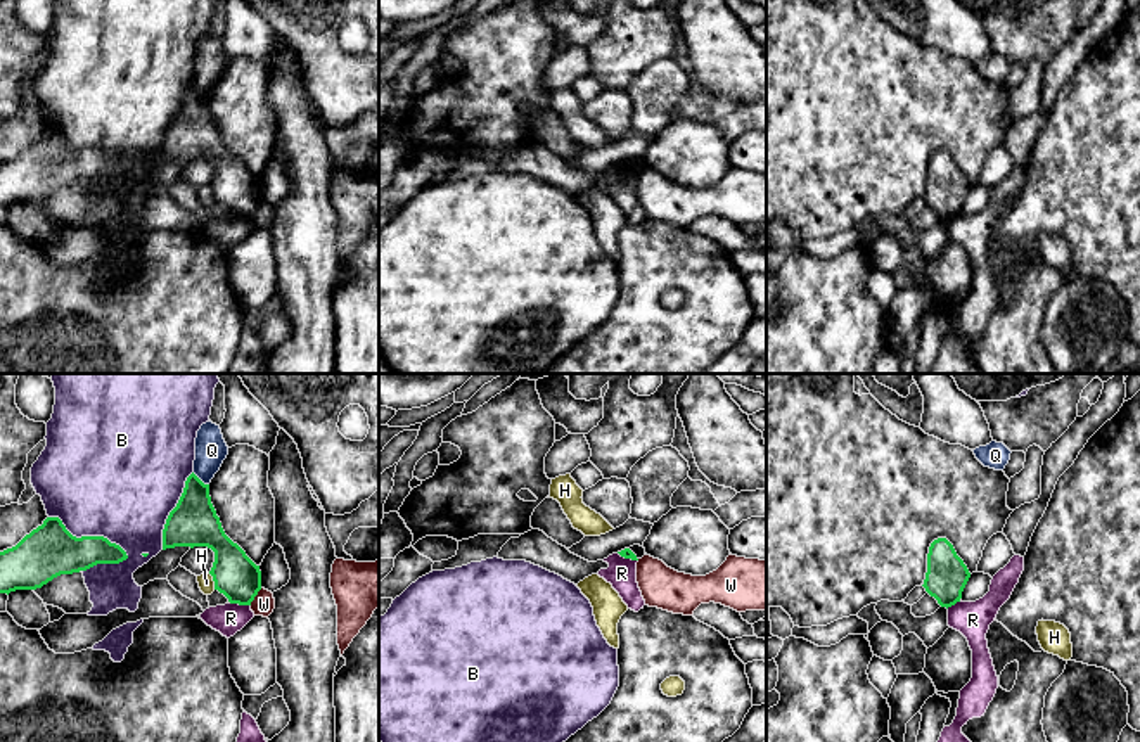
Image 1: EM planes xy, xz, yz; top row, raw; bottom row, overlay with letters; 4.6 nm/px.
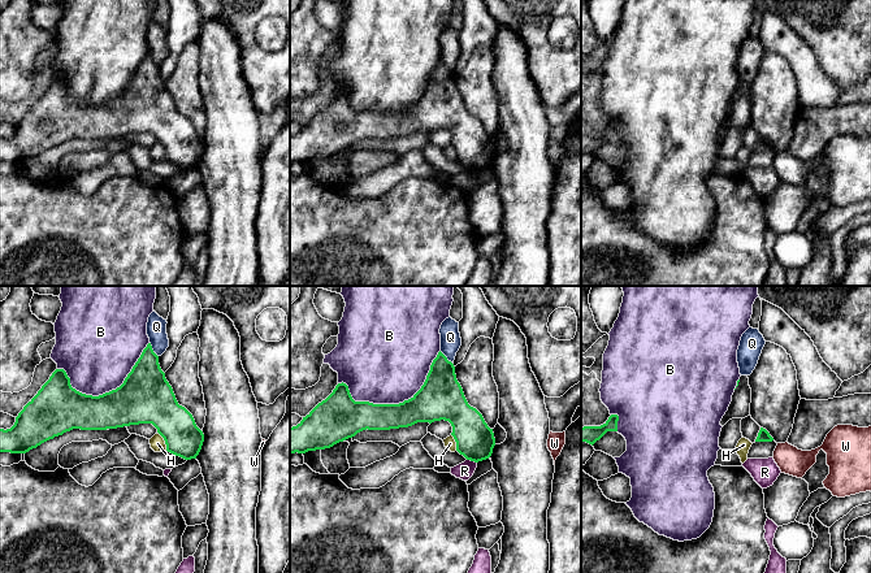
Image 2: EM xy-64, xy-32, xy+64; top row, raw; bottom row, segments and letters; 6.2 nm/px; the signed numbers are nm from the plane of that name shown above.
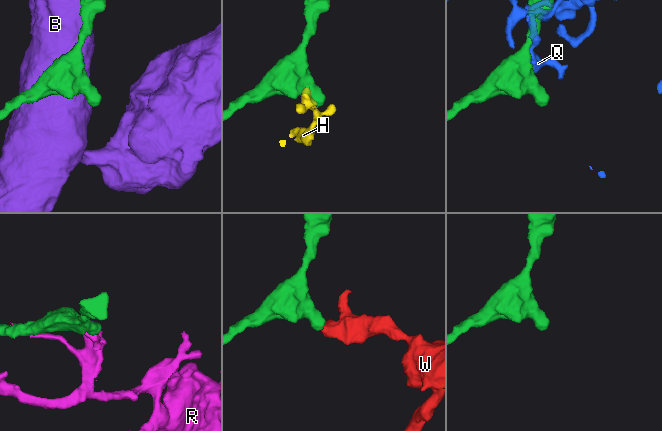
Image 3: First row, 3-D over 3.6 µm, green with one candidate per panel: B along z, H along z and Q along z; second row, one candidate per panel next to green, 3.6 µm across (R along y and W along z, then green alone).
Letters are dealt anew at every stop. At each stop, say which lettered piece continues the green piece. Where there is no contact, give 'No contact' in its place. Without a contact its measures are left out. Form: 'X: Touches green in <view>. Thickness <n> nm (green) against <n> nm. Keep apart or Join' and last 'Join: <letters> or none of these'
B: Touches green in xy. Thickness 240 nm (green) against 480 nm. Keep apart
H: Touches green in xy. Thickness 200 nm (green) against 70 nm. Keep apart
Q: Touches green in xy. Thickness 220 nm (green) against 150 nm. Keep apart
R: Touches green in xy. Thickness 200 nm (green) against 140 nm. Keep apart
W: Touches green in xy. Thickness 200 nm (green) against 110 nm. Keep apart
Join: none of these

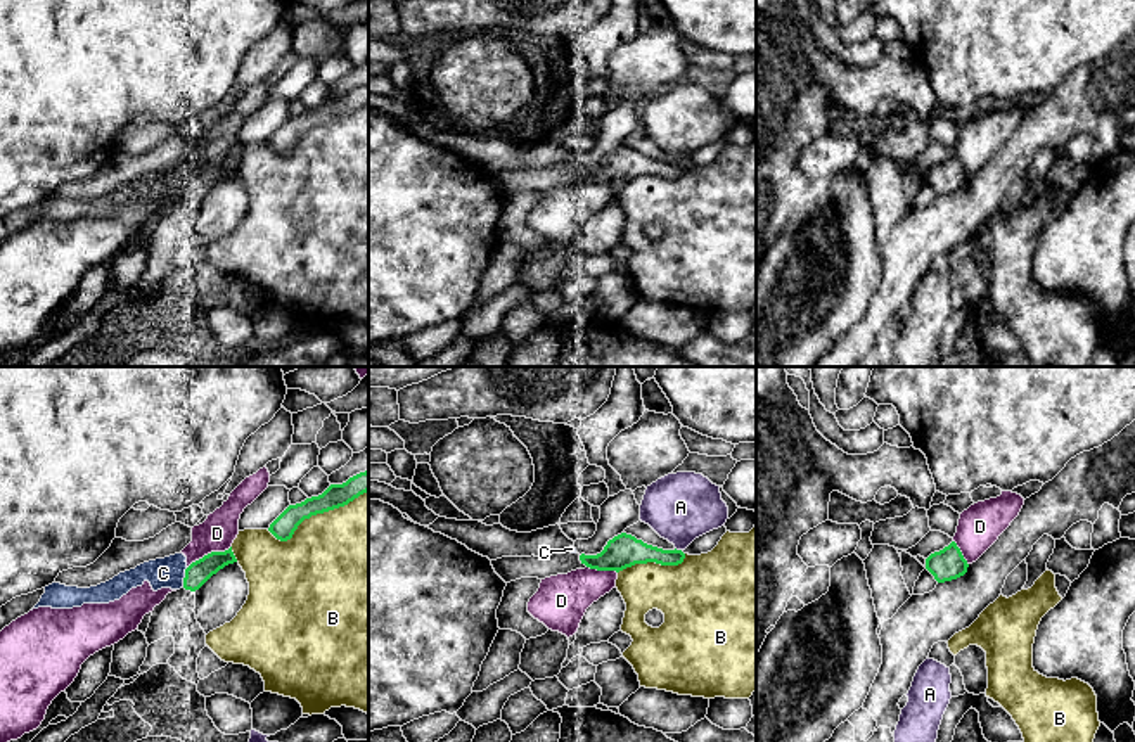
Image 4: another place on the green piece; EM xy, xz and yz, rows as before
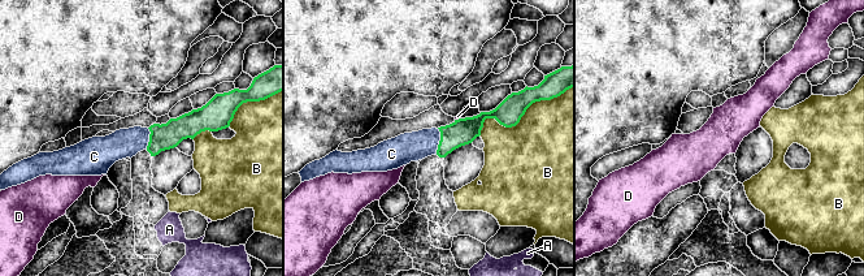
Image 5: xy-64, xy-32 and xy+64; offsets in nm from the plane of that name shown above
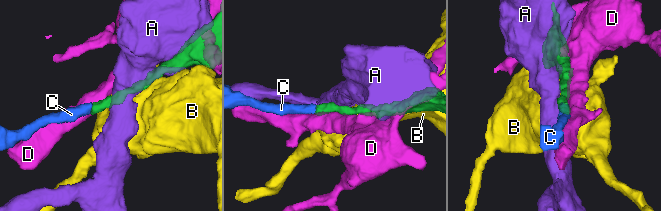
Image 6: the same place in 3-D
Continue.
A: Touches green in xz. Thickness 160 nm (green) against 320 nm. Keep apart
B: Touches green in xy. Thickness 110 nm (green) against 480 nm. Keep apart
C: Touches green in xy. Thickness 110 nm (green) against 140 nm. Join
D: Touches green in xy. Thickness 110 nm (green) against 170 nm. Keep apart
Join: C

